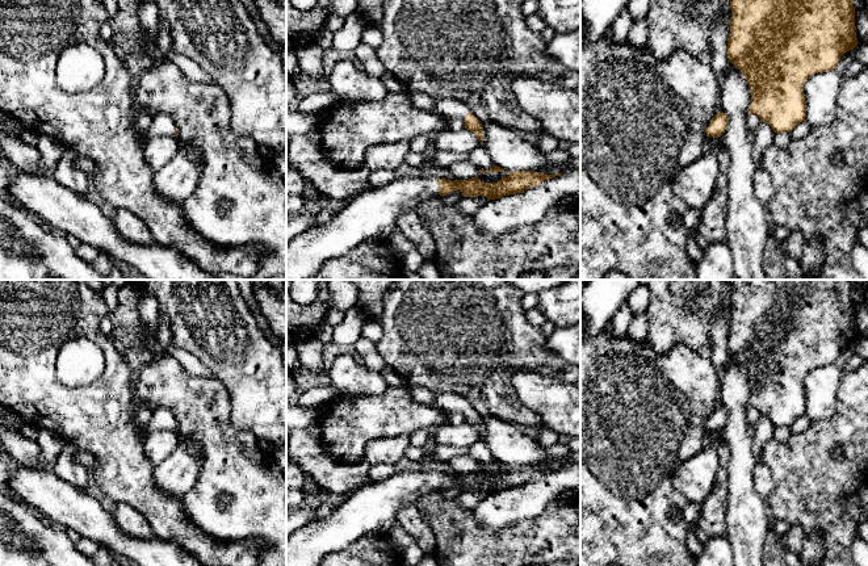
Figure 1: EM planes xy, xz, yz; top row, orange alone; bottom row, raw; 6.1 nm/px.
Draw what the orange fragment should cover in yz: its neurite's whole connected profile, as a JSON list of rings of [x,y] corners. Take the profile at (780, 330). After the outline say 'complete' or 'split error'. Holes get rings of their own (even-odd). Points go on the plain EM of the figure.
[[[733,280],[730,292],[730,327],[727,332],[727,352],[746,372],[751,385],[751,398],[749,408],[754,407],[760,416],[768,418],[775,427],[791,427],[806,411],[806,395],[804,378],[818,366],[834,365],[842,349],[857,340],[855,326],[855,301],[854,301],[854,280]]] | complete

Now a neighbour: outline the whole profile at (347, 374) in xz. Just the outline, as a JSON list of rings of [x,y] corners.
[[[349,355],[337,356],[327,377],[327,382],[345,394],[378,395],[389,386],[381,372],[368,369]]]

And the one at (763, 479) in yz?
[[[759,461],[754,468],[754,489],[764,500],[767,500],[775,490],[773,474],[767,465]]]

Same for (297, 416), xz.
[[[299,404],[286,407],[286,431],[309,427],[316,419],[316,410]]]

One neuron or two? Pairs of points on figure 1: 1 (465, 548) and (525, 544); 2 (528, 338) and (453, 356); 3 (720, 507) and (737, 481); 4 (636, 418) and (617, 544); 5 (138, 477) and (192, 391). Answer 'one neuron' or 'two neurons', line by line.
1: one neuron
2: one neuron
3: two neurons
4: one neuron
5: two neurons

